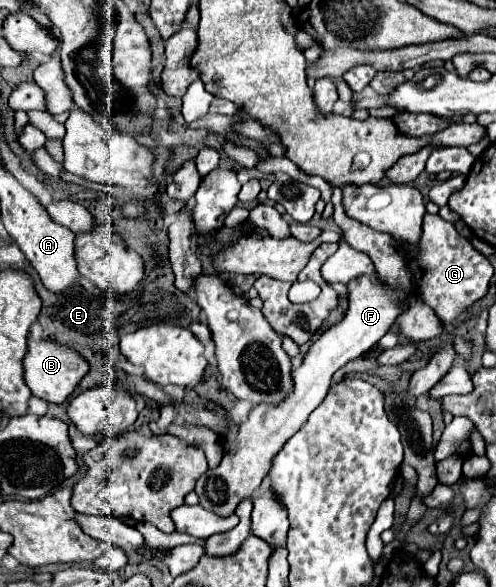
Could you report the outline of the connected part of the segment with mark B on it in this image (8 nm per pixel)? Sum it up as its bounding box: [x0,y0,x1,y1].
[23,337,89,403]

